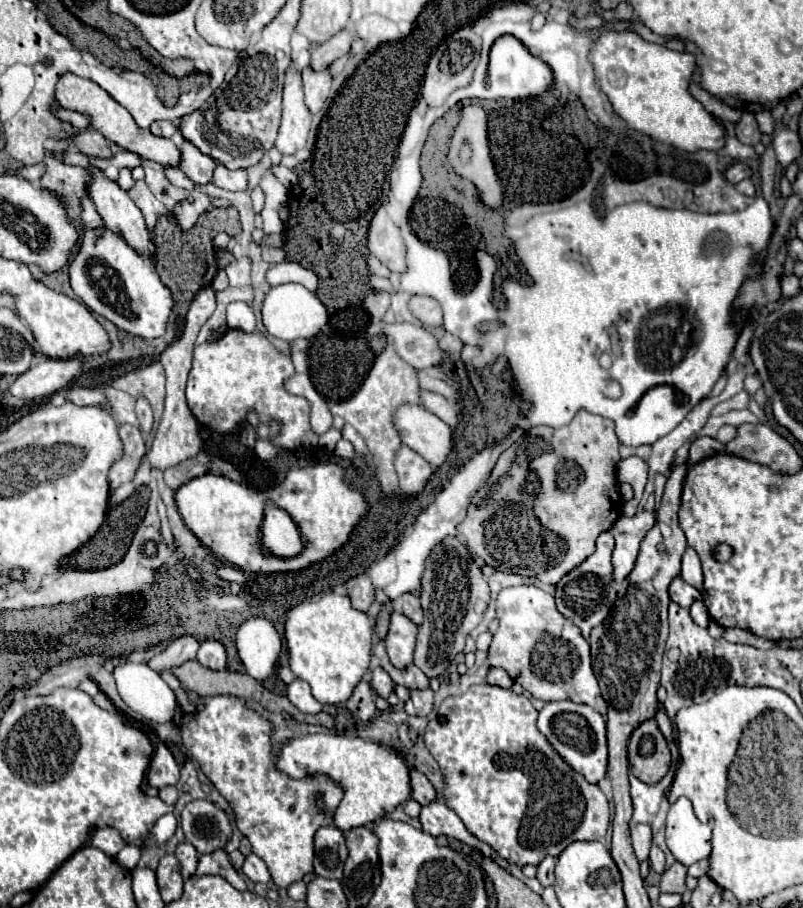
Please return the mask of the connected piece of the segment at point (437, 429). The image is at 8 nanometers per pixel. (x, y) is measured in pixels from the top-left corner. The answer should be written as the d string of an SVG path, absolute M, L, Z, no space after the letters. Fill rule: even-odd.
M403 405L395 413L397 431L407 447L425 457L435 469L453 449L453 429L419 405Z

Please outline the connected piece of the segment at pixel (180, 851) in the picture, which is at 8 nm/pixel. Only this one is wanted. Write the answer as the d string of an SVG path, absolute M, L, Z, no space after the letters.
M181 843L175 851L179 863L181 863L181 875L183 879L189 879L195 875L195 869L197 869L197 851L191 843Z

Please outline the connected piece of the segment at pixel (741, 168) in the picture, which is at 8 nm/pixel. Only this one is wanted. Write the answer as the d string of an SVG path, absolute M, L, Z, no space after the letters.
M733 163L727 171L725 171L725 177L727 177L727 181L729 183L739 183L741 179L745 179L745 177L751 177L751 169L749 169L749 165L745 165L745 163Z

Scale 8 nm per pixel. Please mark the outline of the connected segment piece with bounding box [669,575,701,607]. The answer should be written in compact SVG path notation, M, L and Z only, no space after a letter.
M681 575L671 581L671 585L669 585L669 595L671 595L671 599L673 599L677 605L683 605L683 607L689 607L695 599L701 597L701 593L699 593L695 587L687 585L687 583L681 579Z

